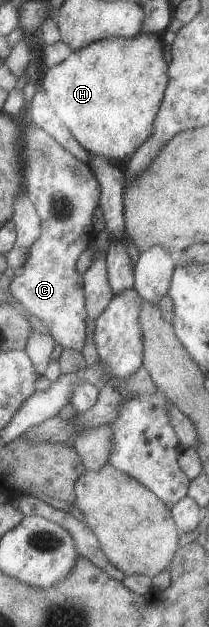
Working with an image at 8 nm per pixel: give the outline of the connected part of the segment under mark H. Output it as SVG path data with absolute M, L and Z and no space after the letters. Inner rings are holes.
M140 33L136 38L98 40L72 51L66 60L44 72L42 88L53 114L84 151L108 162L120 162L128 154L134 153L152 134L154 118L168 81L163 47L162 35L157 34Z

